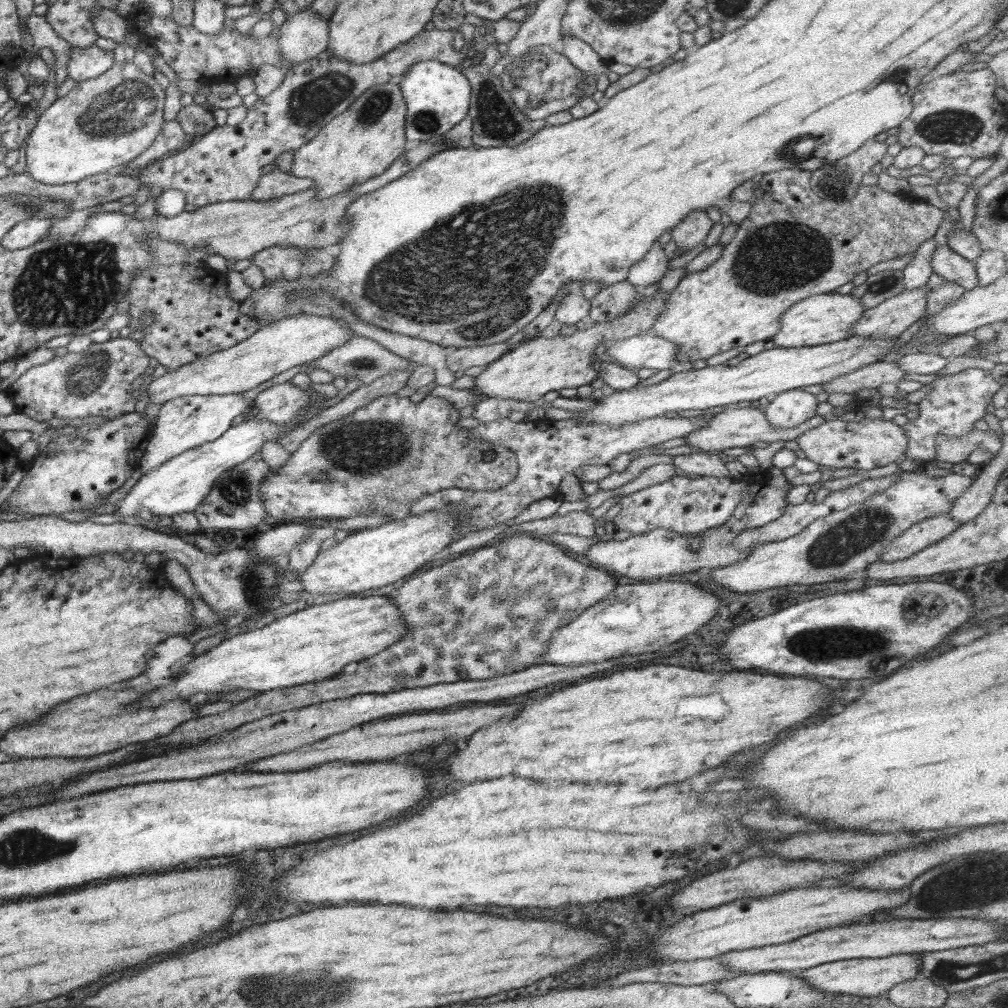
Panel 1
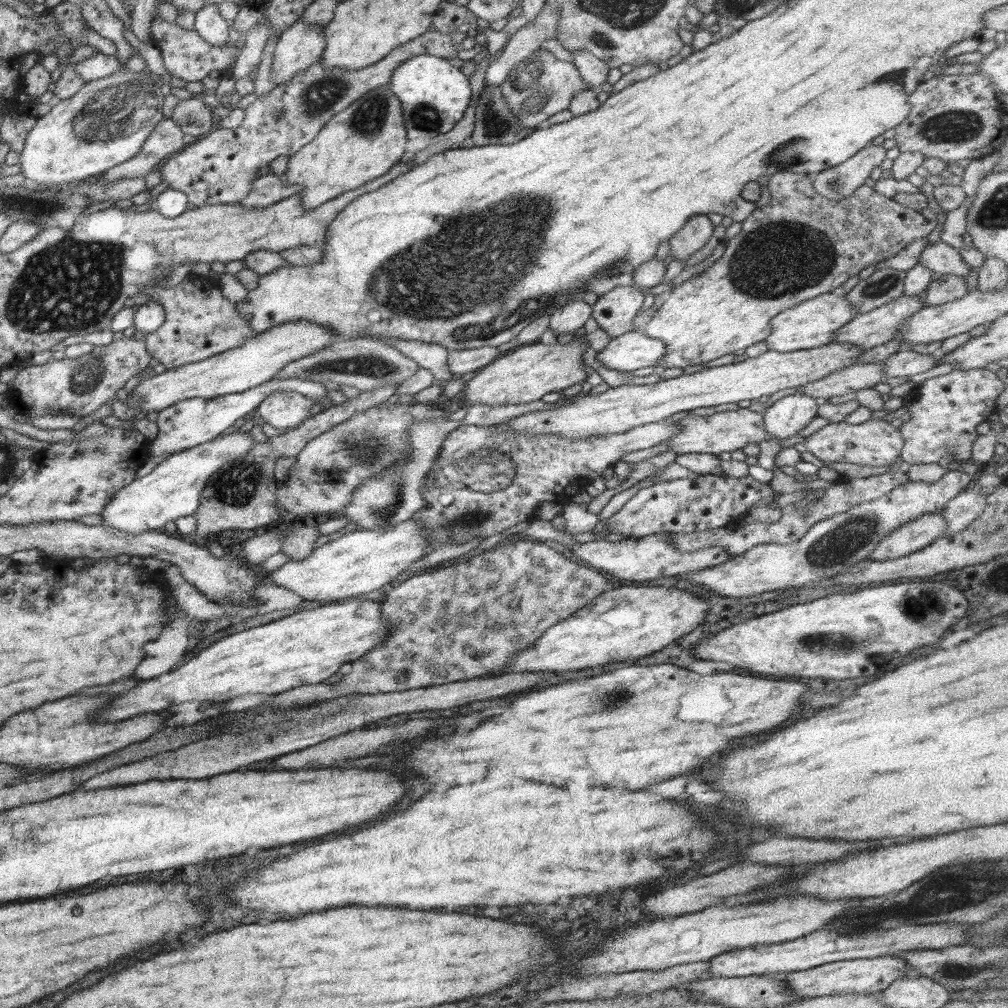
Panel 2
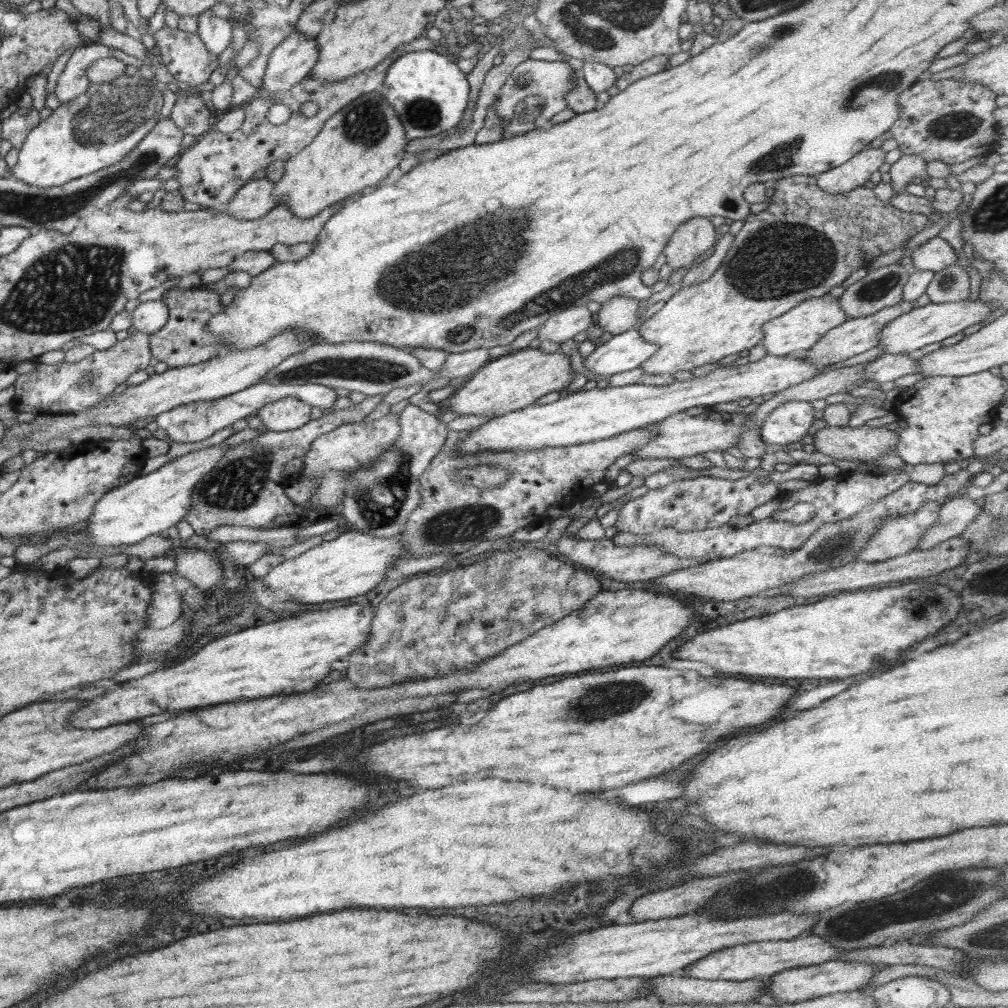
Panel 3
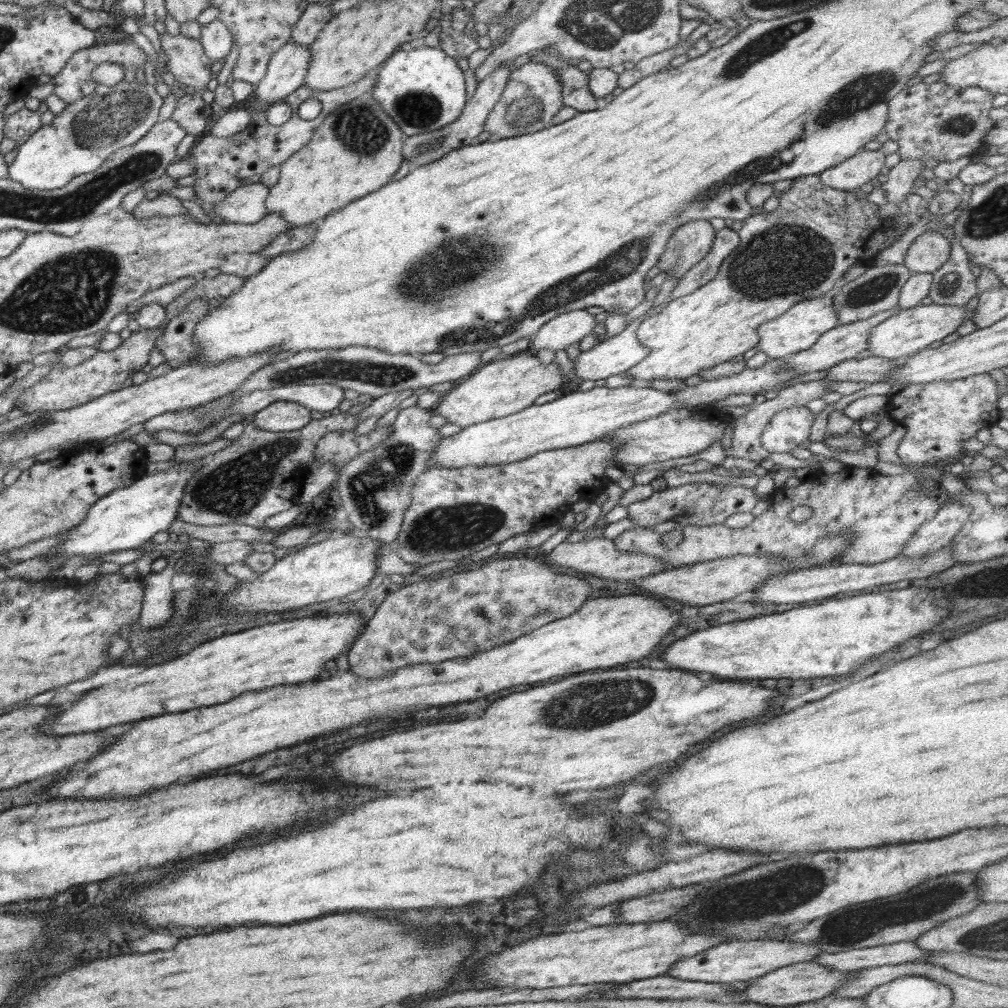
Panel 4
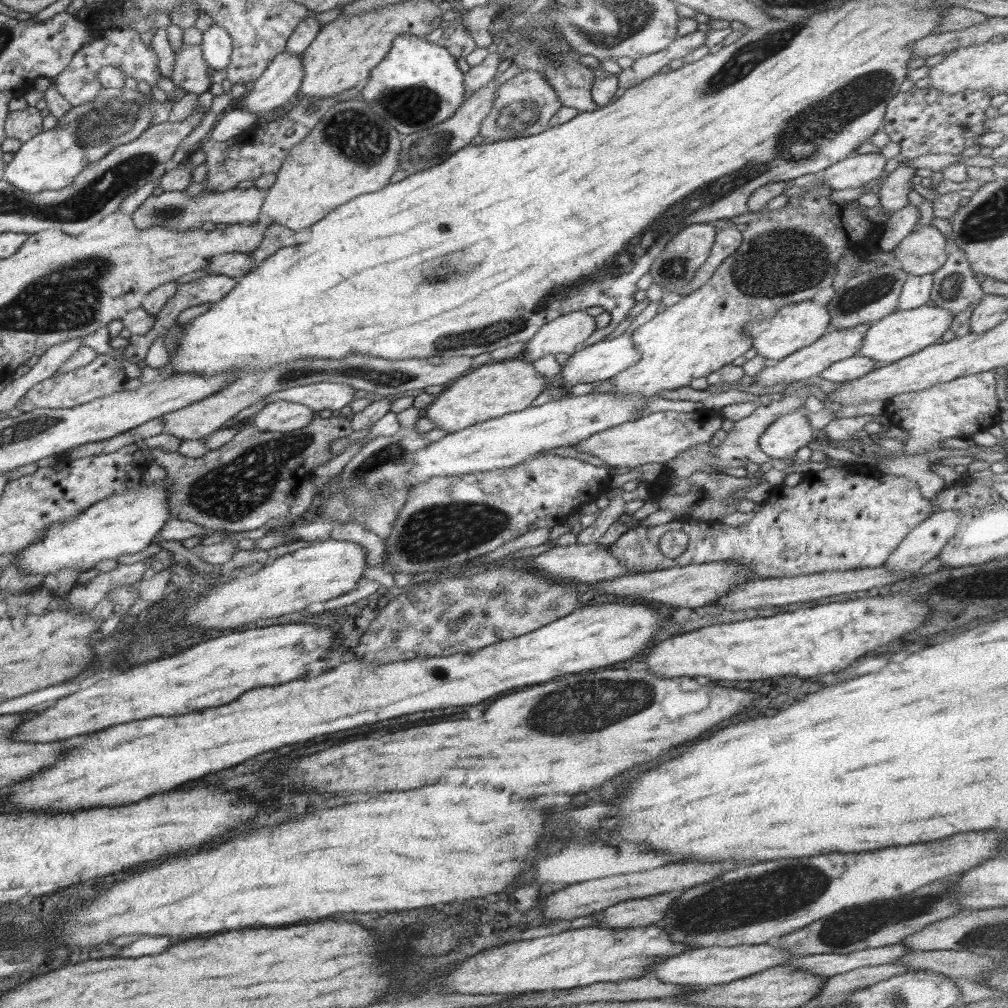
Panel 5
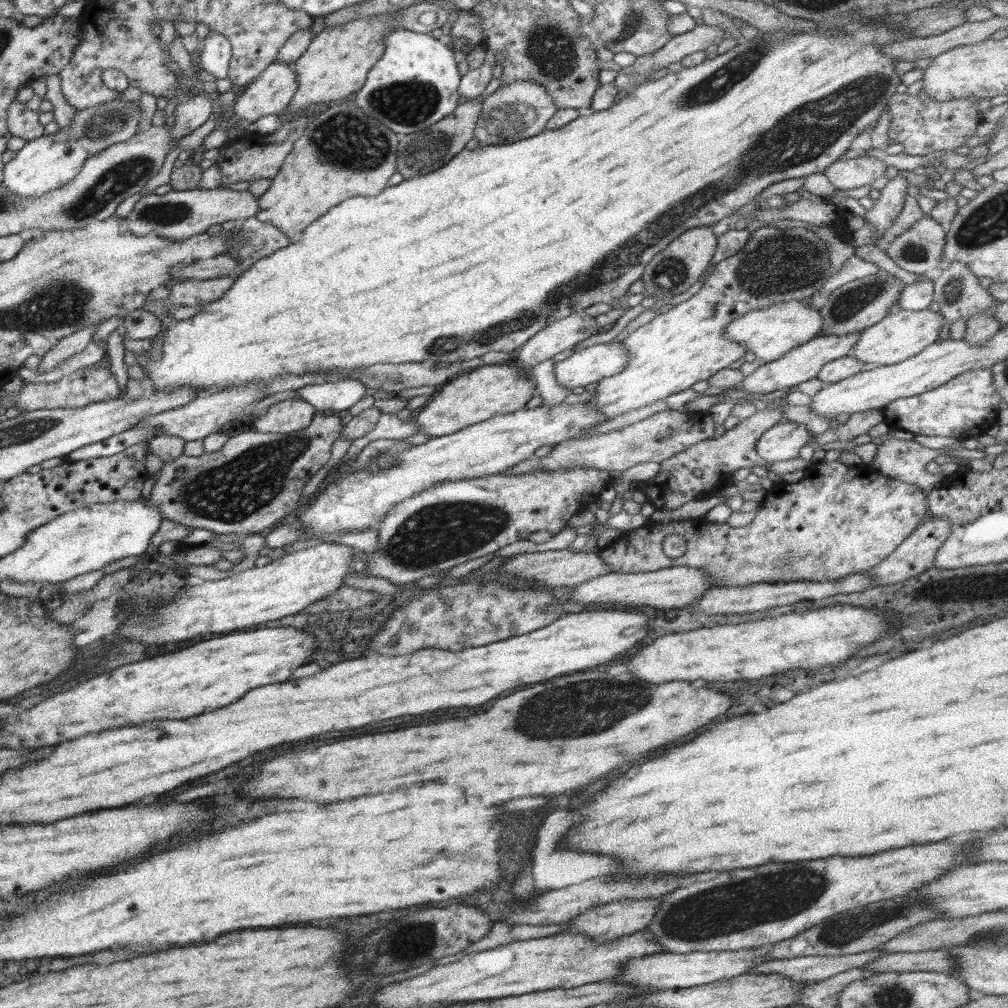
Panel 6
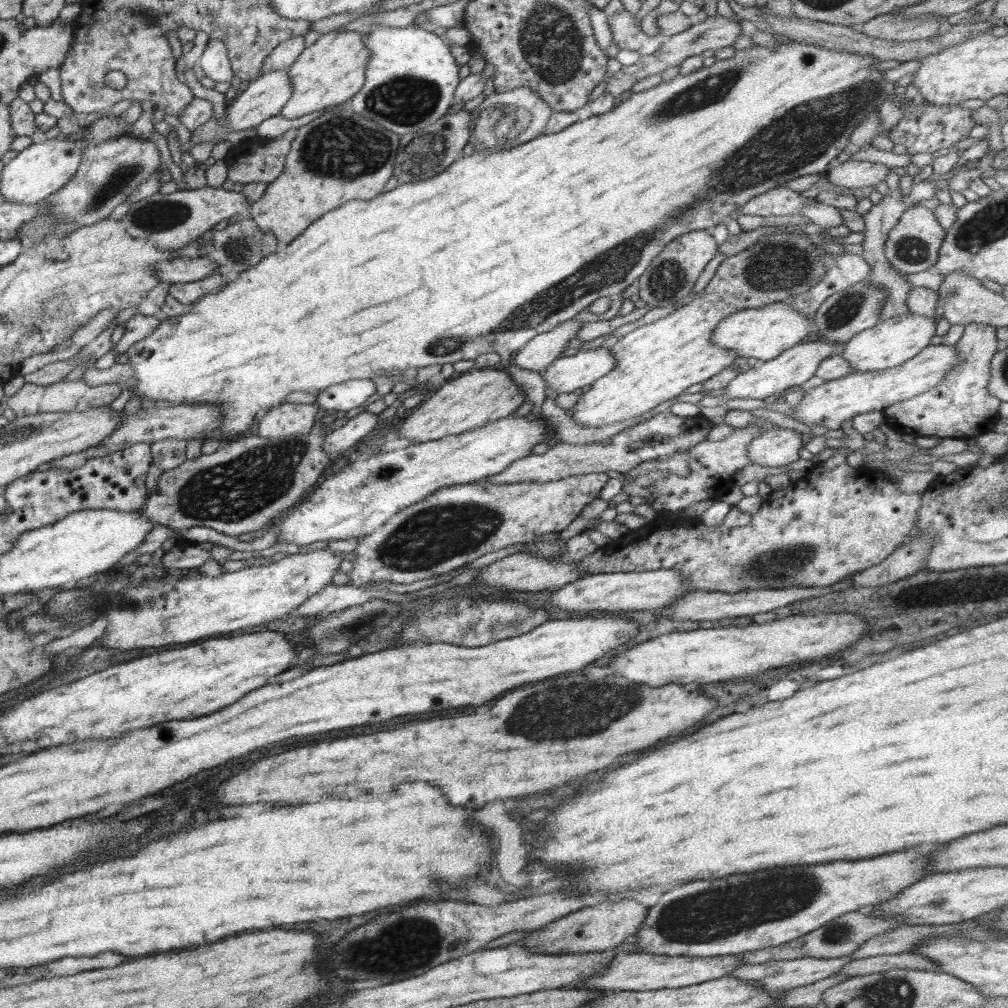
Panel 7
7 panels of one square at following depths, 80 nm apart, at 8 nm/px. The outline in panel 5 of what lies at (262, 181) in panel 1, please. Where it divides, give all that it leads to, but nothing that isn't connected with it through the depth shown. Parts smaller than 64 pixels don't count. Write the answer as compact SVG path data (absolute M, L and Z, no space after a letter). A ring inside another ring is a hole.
M254 186L246 189L236 187L226 192L201 193L201 196L196 199L188 197L184 191L163 192L159 196L150 195L131 214L131 220L137 230L162 226L162 228L170 228L174 232L198 230L204 222L251 225L257 222L262 215L261 206L264 204L264 193Z

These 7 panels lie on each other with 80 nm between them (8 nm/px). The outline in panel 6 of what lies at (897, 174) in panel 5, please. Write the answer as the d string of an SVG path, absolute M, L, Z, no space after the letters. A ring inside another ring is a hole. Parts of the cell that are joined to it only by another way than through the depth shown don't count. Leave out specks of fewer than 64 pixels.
M896 175L889 180L880 191L880 196L875 200L874 206L863 216L876 229L876 243L892 226L904 206L908 181L902 175Z

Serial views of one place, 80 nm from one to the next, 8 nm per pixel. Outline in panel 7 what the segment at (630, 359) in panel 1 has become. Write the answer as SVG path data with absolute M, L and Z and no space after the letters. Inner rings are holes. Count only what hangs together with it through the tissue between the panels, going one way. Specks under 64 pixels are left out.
M608 348L583 349L575 355L558 357L542 376L546 386L557 394L574 392L578 388L591 385L602 376L607 376L614 370L614 363L616 360Z

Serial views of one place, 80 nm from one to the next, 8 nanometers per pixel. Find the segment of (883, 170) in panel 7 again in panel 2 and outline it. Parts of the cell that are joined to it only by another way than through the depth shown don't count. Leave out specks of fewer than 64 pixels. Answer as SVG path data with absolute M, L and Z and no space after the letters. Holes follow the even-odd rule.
M868 143L848 160L812 174L814 190L830 200L848 198L859 186L864 185L870 172L886 159L886 151L882 145Z

